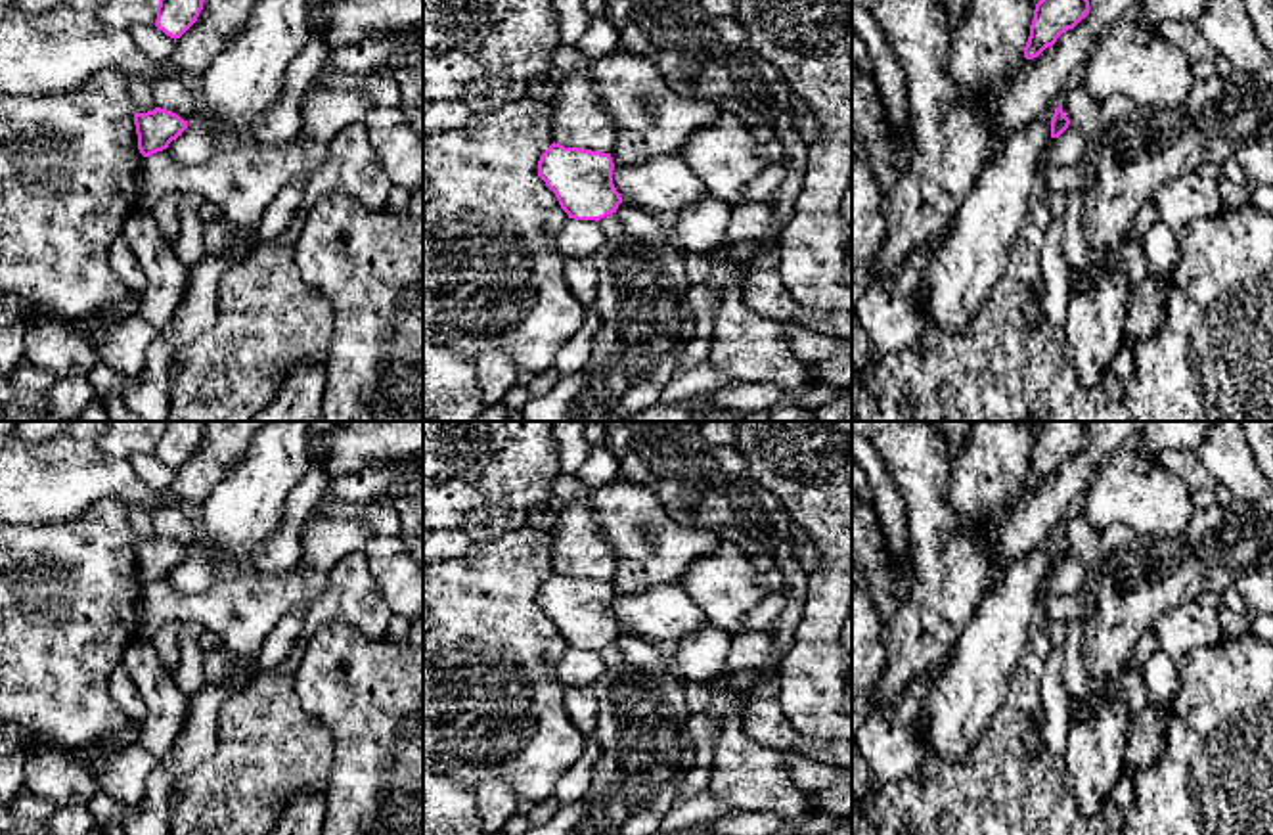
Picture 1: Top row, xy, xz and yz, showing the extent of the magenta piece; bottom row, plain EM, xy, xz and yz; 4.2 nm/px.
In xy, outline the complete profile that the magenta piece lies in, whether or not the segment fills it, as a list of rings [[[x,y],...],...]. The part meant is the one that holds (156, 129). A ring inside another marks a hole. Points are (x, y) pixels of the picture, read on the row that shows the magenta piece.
[[[161,107],[147,113],[134,113],[134,124],[138,149],[144,157],[167,149],[188,128],[188,121]]]

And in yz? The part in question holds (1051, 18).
[[[1039,0],[1034,10],[1024,57],[1034,59],[1089,13],[1089,0]]]

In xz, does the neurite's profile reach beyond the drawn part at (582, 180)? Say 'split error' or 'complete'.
complete

